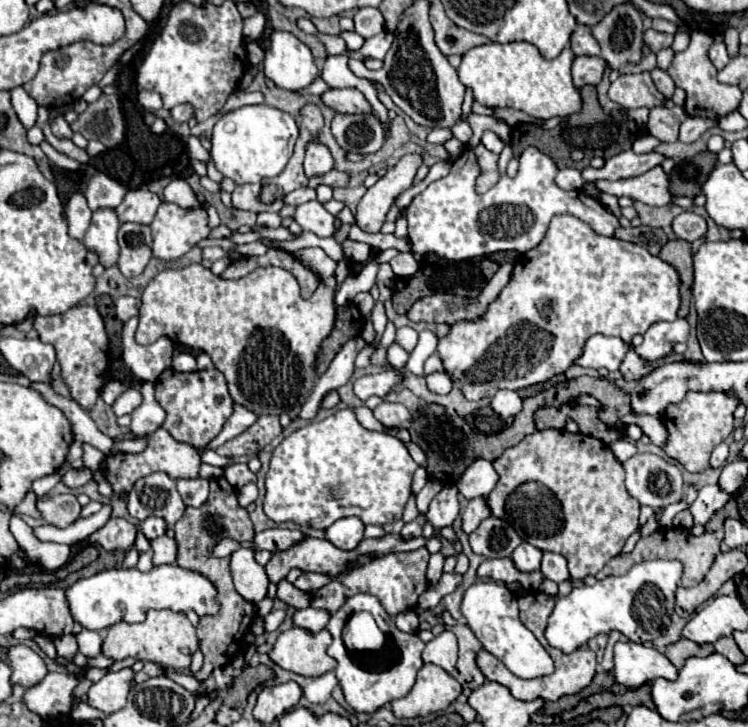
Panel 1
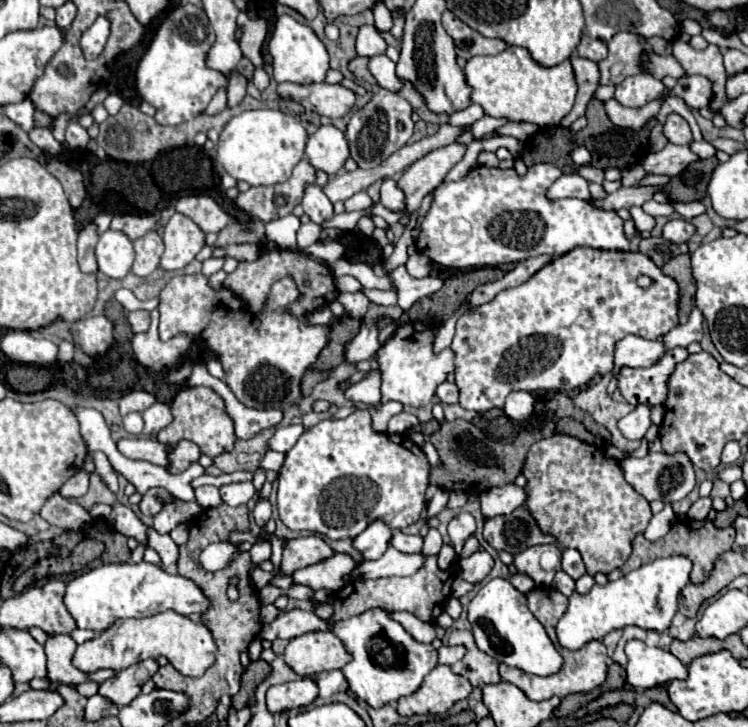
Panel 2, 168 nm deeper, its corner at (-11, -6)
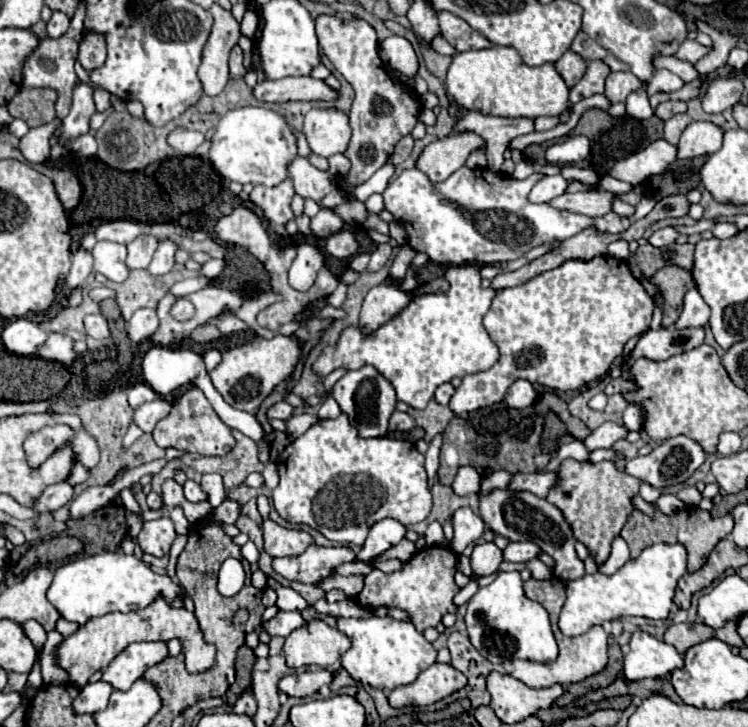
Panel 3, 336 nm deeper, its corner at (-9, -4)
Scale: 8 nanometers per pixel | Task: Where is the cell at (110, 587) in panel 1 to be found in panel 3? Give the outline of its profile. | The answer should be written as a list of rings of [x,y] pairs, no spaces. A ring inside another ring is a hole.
[[[118,550],[102,552],[96,556],[80,556],[74,562],[60,566],[54,572],[54,580],[46,596],[64,620],[84,626],[90,618],[104,616],[108,612],[142,610],[158,598],[164,598],[172,608],[182,608],[186,590],[170,576],[156,574],[136,556],[128,556],[122,550]]]

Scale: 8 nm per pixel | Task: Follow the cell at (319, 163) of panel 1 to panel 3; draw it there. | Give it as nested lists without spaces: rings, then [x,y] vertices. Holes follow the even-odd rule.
[[[312,108],[304,118],[304,136],[314,154],[330,158],[338,152],[346,152],[350,142],[348,116],[338,110]]]

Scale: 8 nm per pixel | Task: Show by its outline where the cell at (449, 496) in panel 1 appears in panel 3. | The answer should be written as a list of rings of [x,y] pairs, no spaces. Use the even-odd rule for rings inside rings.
[[[460,508],[452,516],[454,526],[454,538],[452,538],[452,550],[462,552],[468,544],[478,540],[484,532],[484,522],[480,516],[476,516],[470,508]]]

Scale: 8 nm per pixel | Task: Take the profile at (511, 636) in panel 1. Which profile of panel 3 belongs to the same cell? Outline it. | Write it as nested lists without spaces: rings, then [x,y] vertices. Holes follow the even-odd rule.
[[[498,572],[492,584],[480,588],[470,598],[464,620],[472,646],[494,664],[516,658],[550,664],[558,658],[558,646],[550,630],[548,612],[538,602],[526,598],[518,572]]]

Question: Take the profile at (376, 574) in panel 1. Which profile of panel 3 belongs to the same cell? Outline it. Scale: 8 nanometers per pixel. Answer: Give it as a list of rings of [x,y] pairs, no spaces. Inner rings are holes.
[[[426,546],[424,550],[416,552],[402,570],[384,574],[380,570],[372,570],[364,578],[364,588],[356,596],[358,606],[390,606],[390,608],[402,608],[410,614],[412,624],[418,632],[422,632],[428,626],[436,626],[444,614],[456,612],[456,606],[452,604],[454,594],[460,590],[454,584],[456,574],[456,560],[458,554],[454,550],[448,550],[444,546]]]

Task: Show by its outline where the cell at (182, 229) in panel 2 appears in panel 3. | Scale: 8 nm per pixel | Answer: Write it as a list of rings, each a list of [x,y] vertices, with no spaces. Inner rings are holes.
[[[166,240],[166,242],[160,242],[150,266],[148,266],[148,272],[152,276],[162,276],[162,274],[168,274],[172,268],[174,268],[174,254],[178,250],[178,244],[174,240]]]

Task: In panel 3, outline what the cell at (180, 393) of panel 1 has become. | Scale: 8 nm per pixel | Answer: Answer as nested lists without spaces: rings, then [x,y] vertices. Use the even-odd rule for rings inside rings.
[[[190,388],[188,392],[184,392],[172,404],[172,412],[156,424],[152,434],[154,434],[154,442],[160,448],[172,446],[172,448],[180,448],[186,452],[198,452],[204,456],[224,456],[236,444],[232,430],[226,428],[226,424],[218,418],[212,404],[206,400],[206,396],[198,388]]]

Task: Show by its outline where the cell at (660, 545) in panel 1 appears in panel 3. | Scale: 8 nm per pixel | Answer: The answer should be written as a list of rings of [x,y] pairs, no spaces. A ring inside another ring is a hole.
[[[684,508],[672,516],[658,512],[654,518],[648,518],[646,514],[636,510],[636,512],[632,512],[626,526],[622,528],[620,536],[626,540],[632,560],[638,558],[638,554],[652,544],[676,544],[676,542],[680,542],[688,550],[688,572],[692,574],[692,572],[698,572],[702,568],[702,564],[706,564],[714,546],[720,540],[724,540],[730,532],[732,532],[732,516],[730,514],[724,518],[712,518],[710,512],[706,512],[706,510]]]

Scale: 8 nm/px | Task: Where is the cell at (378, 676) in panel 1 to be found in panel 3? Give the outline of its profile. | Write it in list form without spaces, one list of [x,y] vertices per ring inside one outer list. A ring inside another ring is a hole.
[[[392,616],[384,618],[338,618],[338,630],[344,632],[352,648],[342,656],[342,668],[358,682],[378,690],[394,690],[412,684],[422,670],[436,662],[434,646],[408,622],[398,622]]]

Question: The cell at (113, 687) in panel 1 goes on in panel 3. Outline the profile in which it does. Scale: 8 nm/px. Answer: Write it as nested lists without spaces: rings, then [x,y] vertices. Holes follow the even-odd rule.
[[[138,642],[130,644],[122,654],[118,654],[110,666],[104,670],[102,680],[116,690],[128,690],[144,672],[160,664],[168,656],[164,642]]]

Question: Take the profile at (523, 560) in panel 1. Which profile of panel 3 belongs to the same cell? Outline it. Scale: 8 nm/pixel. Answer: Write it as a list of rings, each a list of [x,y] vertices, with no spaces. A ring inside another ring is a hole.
[[[510,542],[504,550],[504,560],[508,562],[530,562],[542,554],[542,548],[534,542]]]

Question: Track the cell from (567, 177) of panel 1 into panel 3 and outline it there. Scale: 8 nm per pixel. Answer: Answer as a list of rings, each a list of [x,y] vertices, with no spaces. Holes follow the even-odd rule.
[[[560,174],[556,176],[544,176],[530,192],[530,202],[536,202],[536,204],[542,204],[542,202],[550,202],[552,198],[556,196],[562,196],[568,188],[568,180]]]

